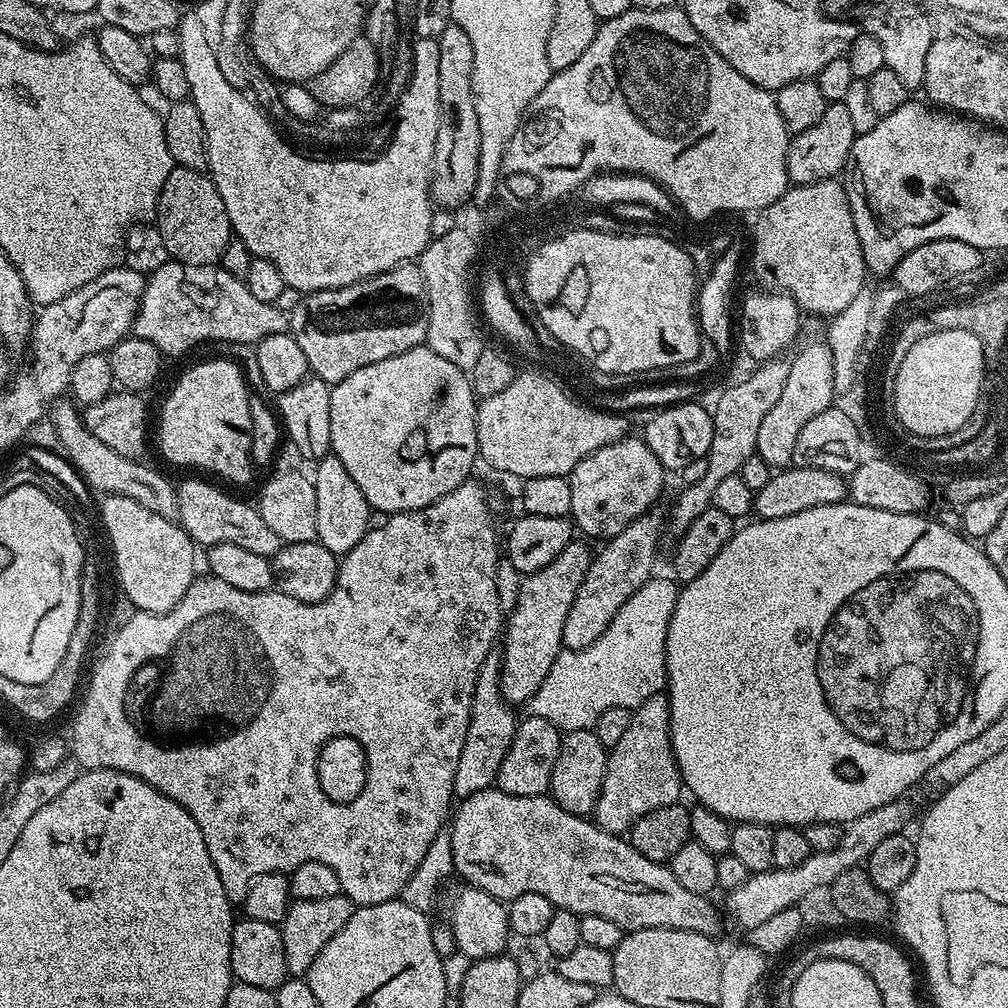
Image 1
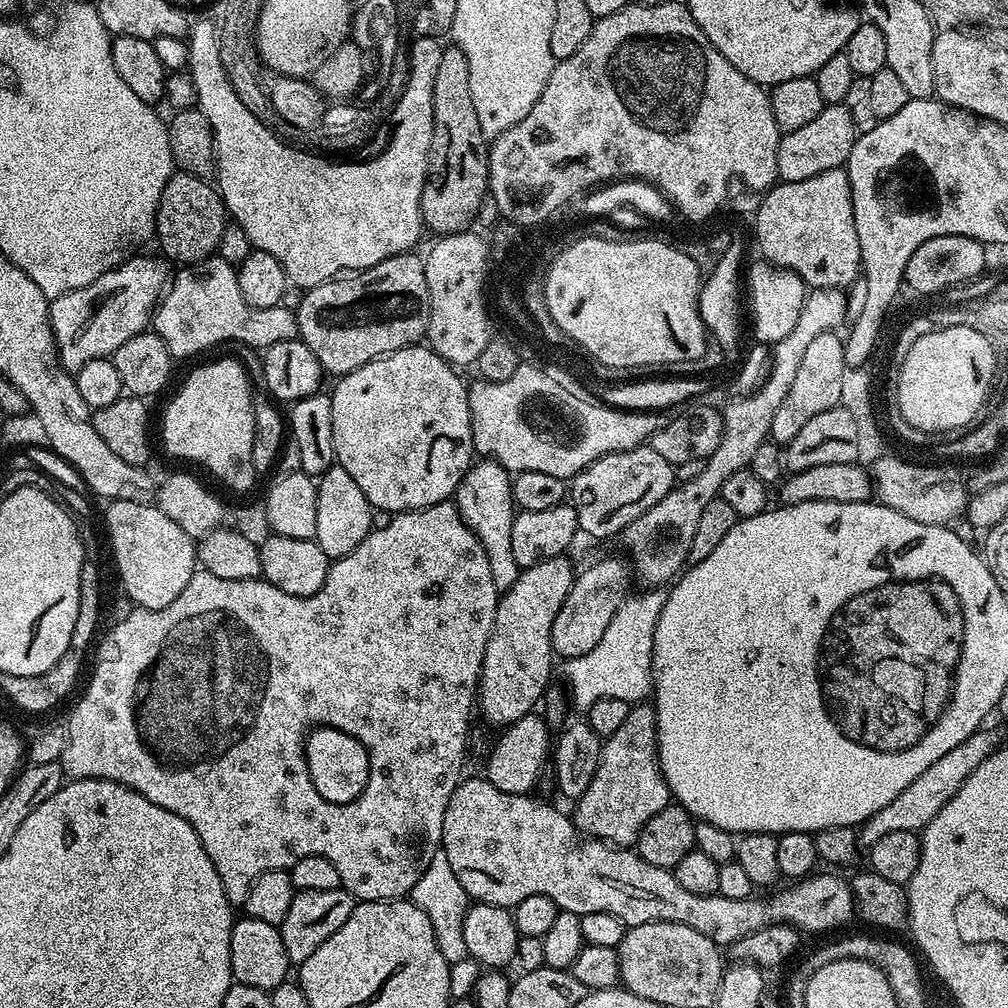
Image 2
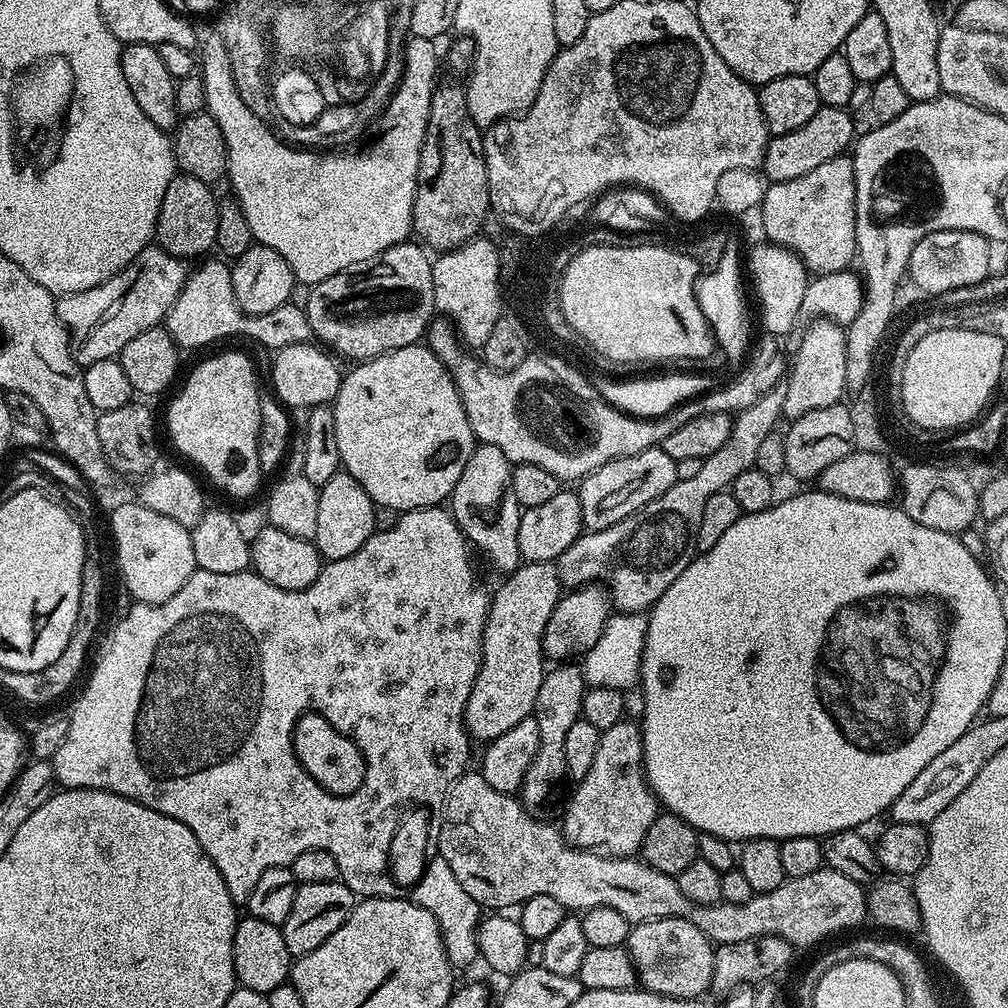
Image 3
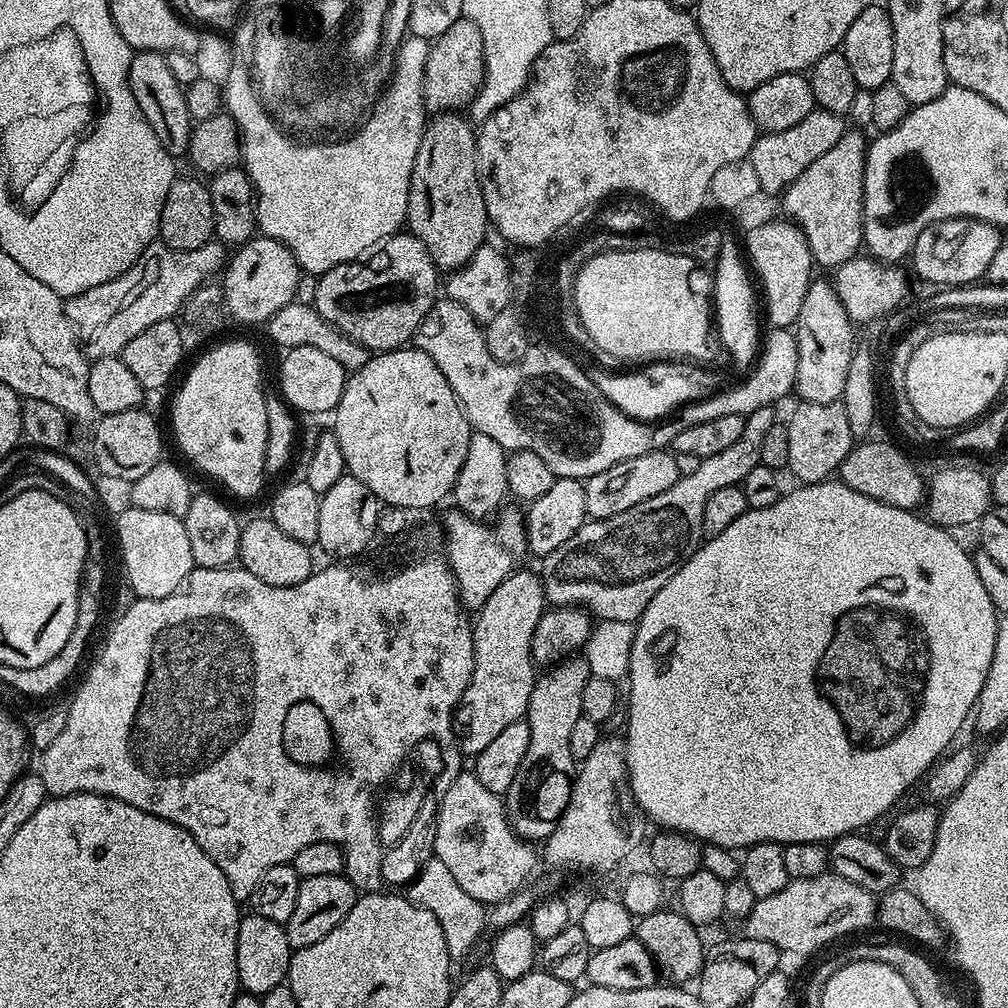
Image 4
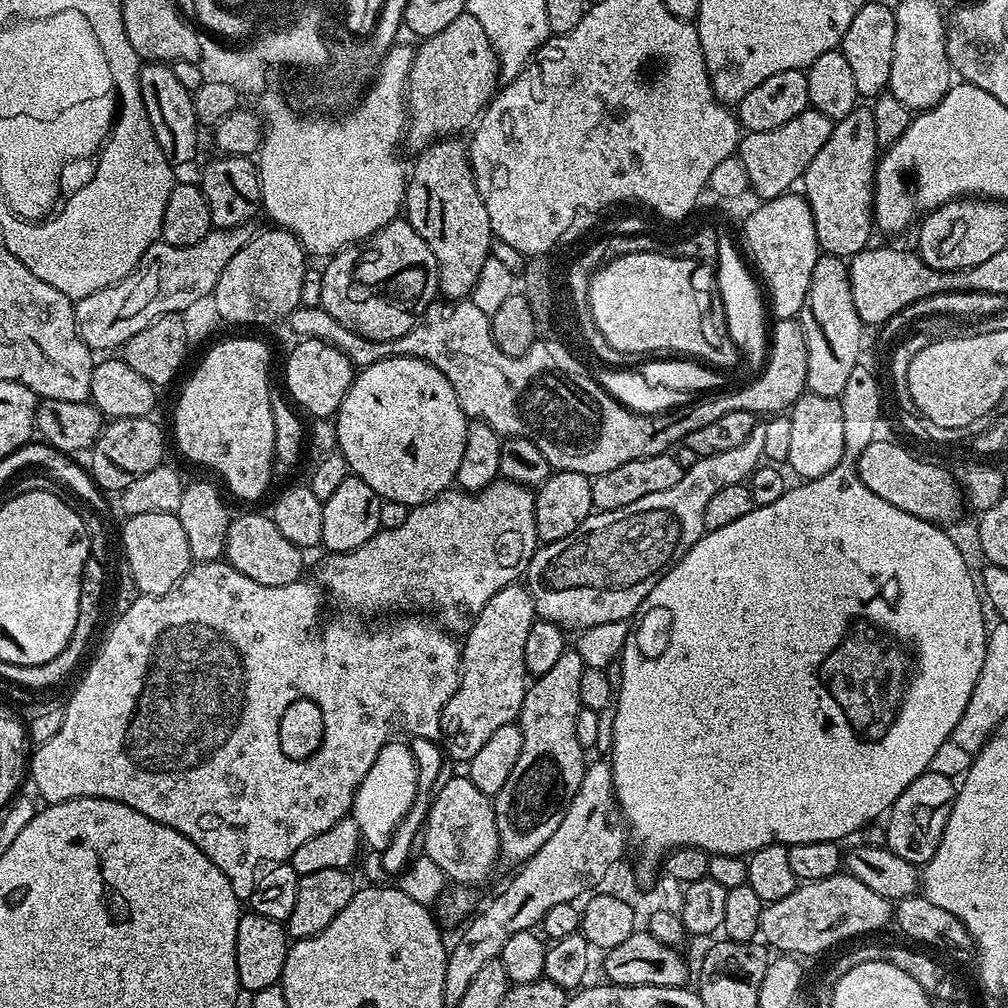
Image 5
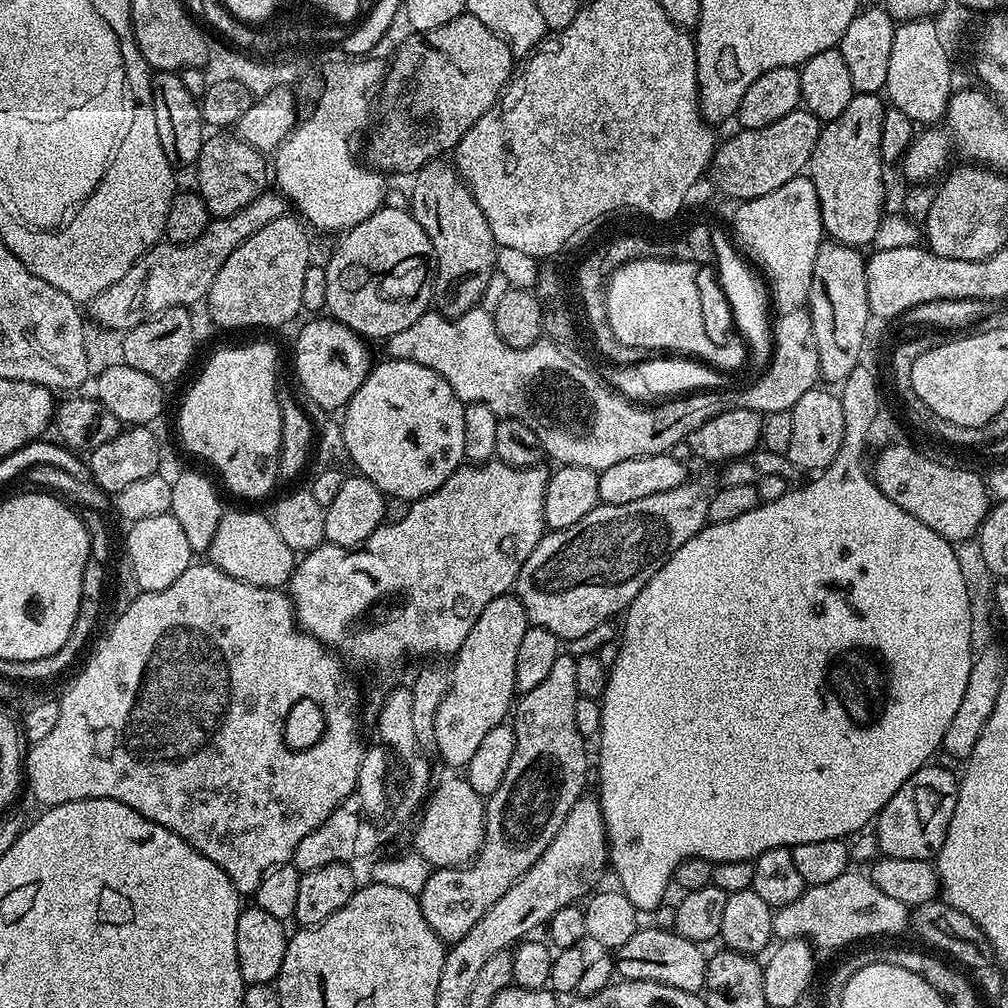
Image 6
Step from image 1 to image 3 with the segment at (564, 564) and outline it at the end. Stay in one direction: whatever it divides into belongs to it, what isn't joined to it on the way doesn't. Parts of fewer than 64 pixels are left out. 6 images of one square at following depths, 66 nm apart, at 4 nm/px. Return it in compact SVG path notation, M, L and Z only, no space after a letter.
M524 562L501 580L504 581L500 589L490 596L482 642L482 662L464 711L464 727L473 741L487 742L498 738L498 734L506 734L506 730L522 722L522 718L535 713L538 686L542 686L546 671L542 634L562 595L555 563Z

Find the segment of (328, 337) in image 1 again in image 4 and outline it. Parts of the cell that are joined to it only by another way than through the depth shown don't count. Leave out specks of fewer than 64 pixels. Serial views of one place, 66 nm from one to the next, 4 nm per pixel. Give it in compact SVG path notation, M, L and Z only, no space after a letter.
M411 234L388 236L377 244L359 260L351 260L345 264L334 266L316 281L316 312L362 346L373 353L391 352L393 348L405 347L415 337L422 318L430 310L430 306L438 299L436 292L436 275L438 269L426 246L418 237Z

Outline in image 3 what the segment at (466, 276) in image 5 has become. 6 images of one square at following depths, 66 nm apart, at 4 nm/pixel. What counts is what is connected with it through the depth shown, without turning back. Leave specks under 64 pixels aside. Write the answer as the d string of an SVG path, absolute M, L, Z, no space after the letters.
M437 83L432 90L428 129L418 166L412 211L415 235L420 235L419 239L433 253L448 252L481 235L480 227L489 210L484 132L467 110L465 89L460 84Z

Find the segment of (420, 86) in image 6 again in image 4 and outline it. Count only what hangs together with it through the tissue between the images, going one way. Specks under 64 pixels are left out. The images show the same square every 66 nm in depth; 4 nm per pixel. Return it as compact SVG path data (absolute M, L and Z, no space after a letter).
M461 18L446 30L428 49L424 71L424 103L429 109L441 112L464 110L483 86L484 47L482 30L467 18Z

